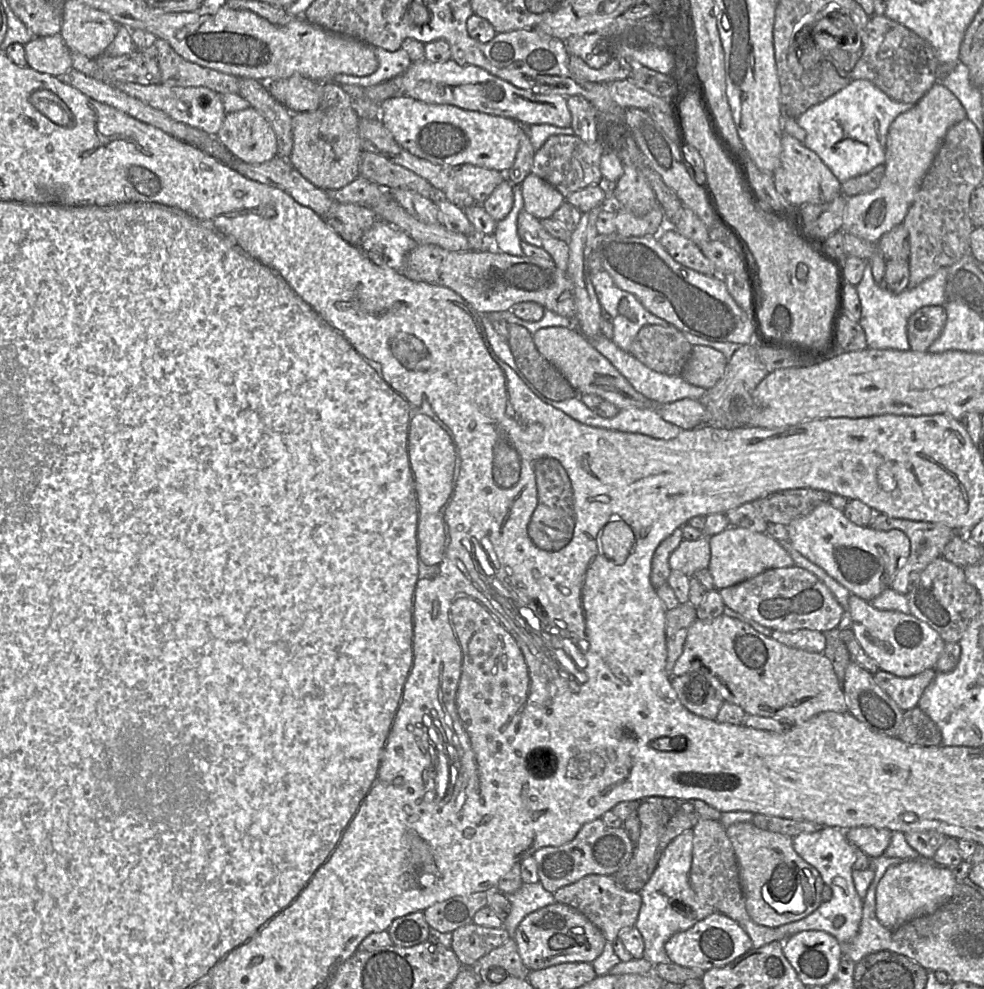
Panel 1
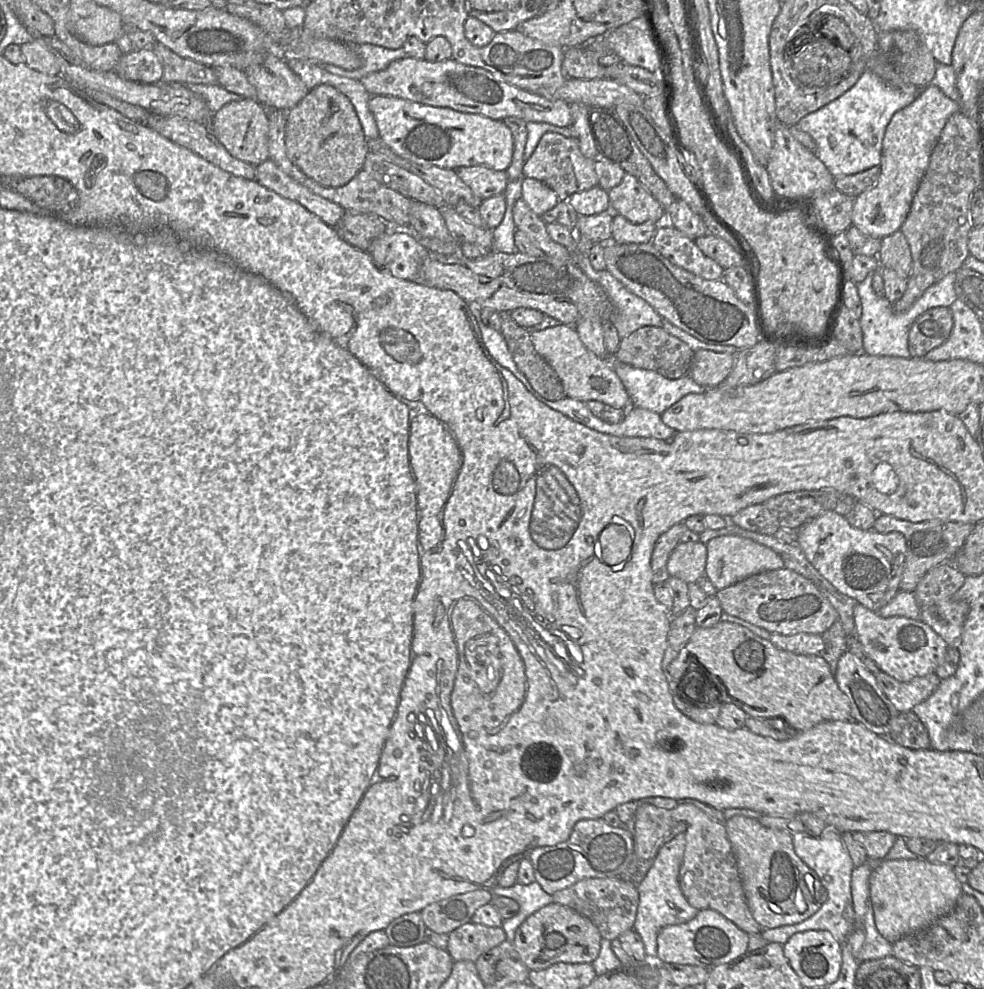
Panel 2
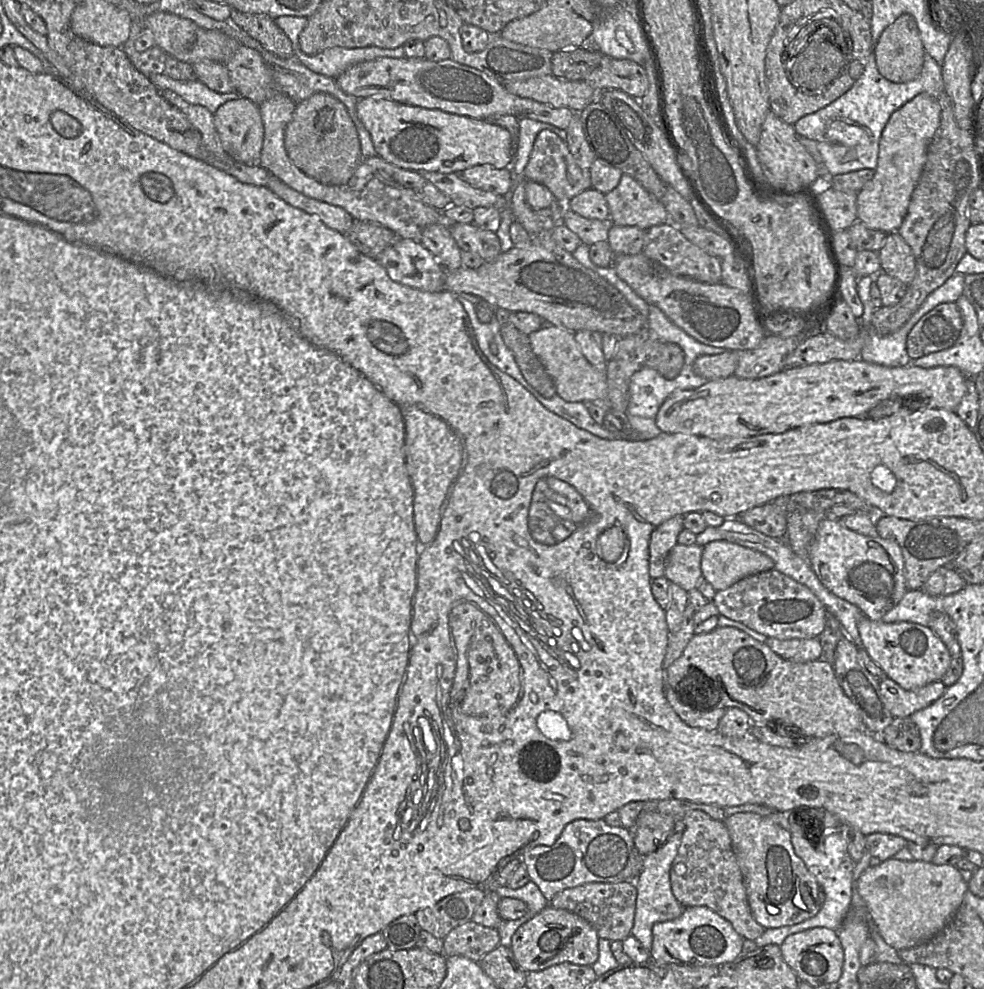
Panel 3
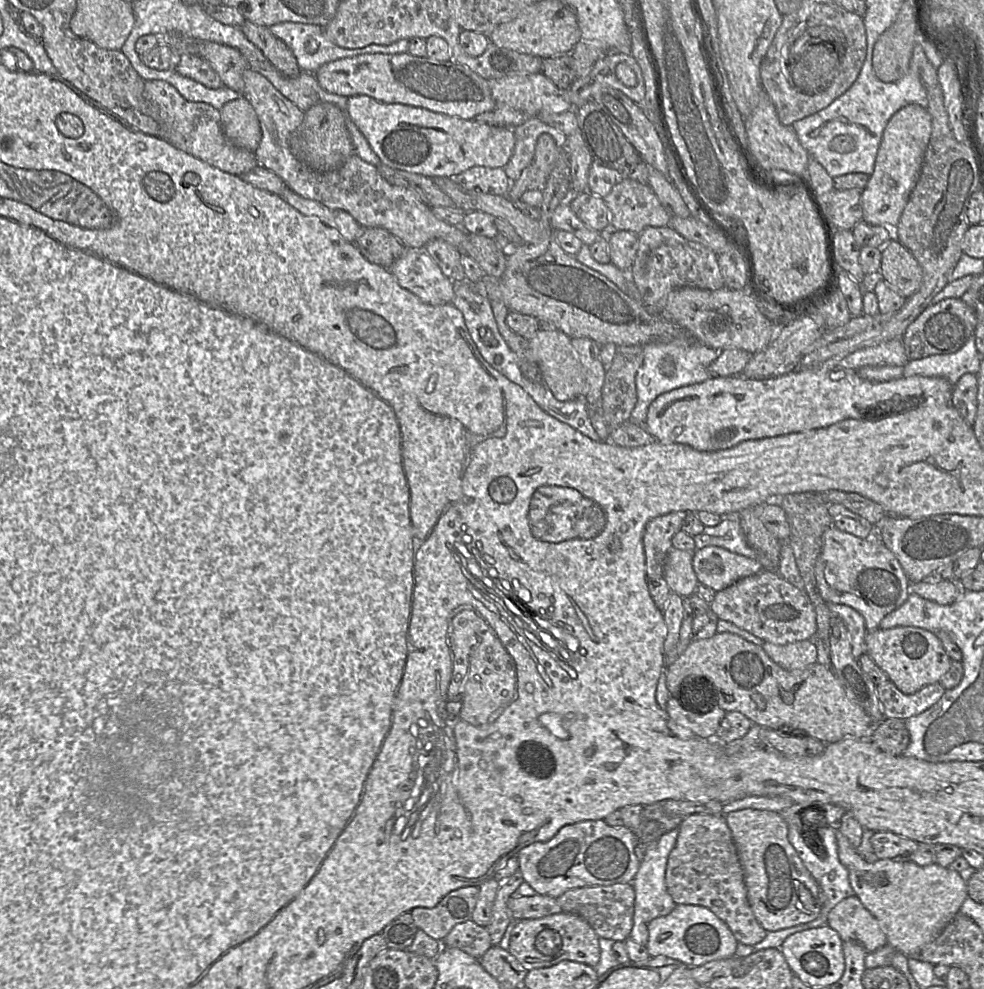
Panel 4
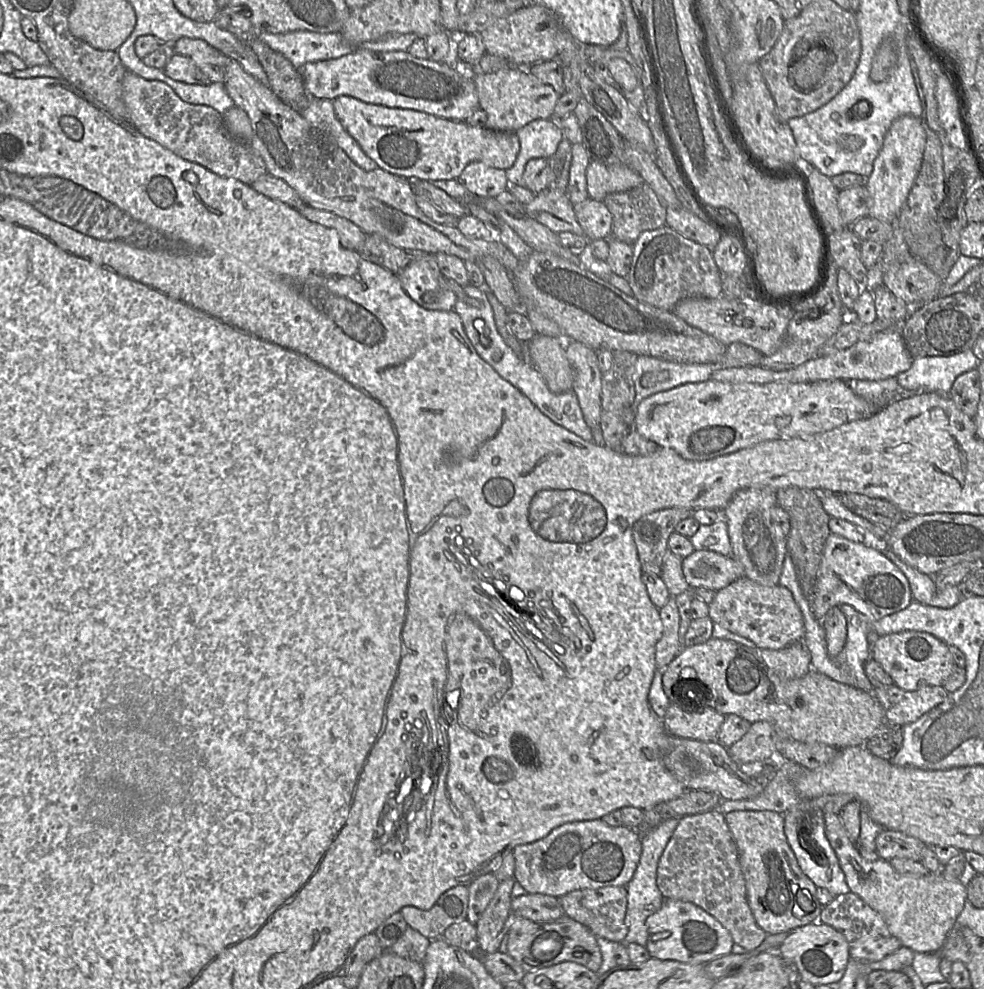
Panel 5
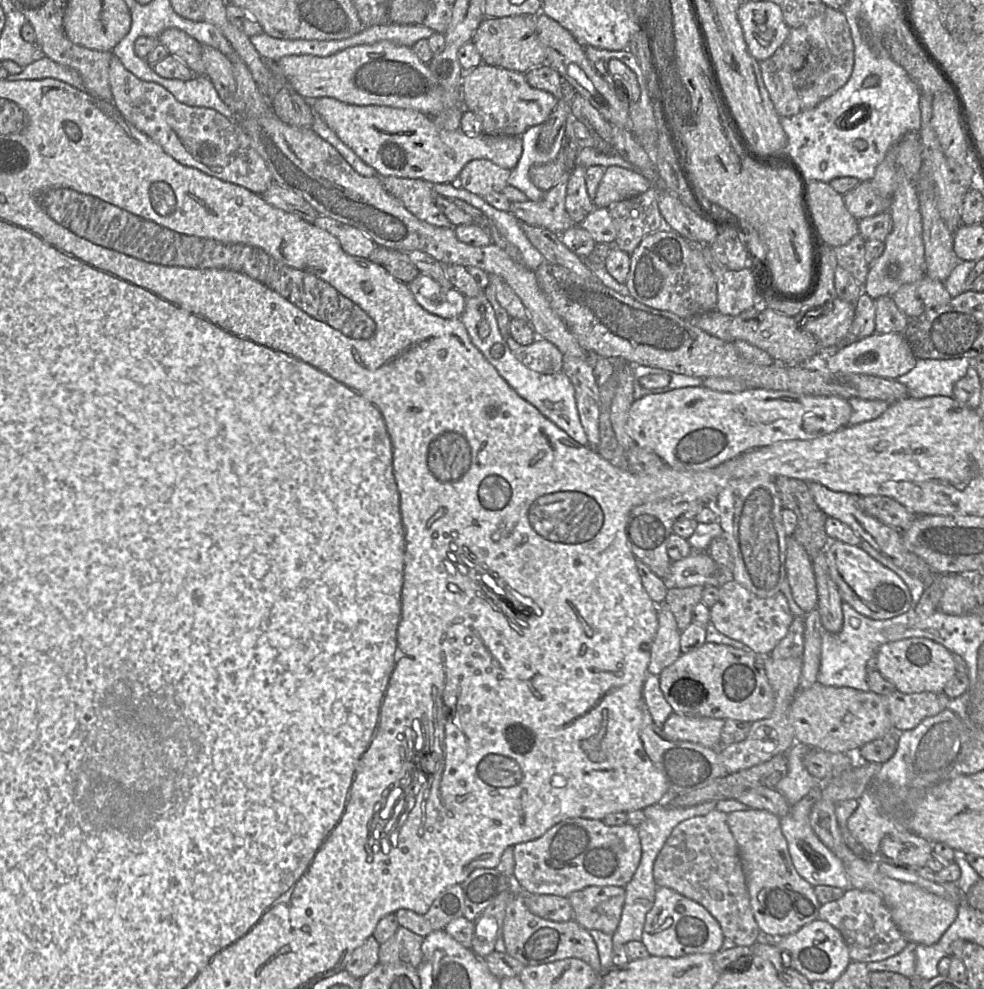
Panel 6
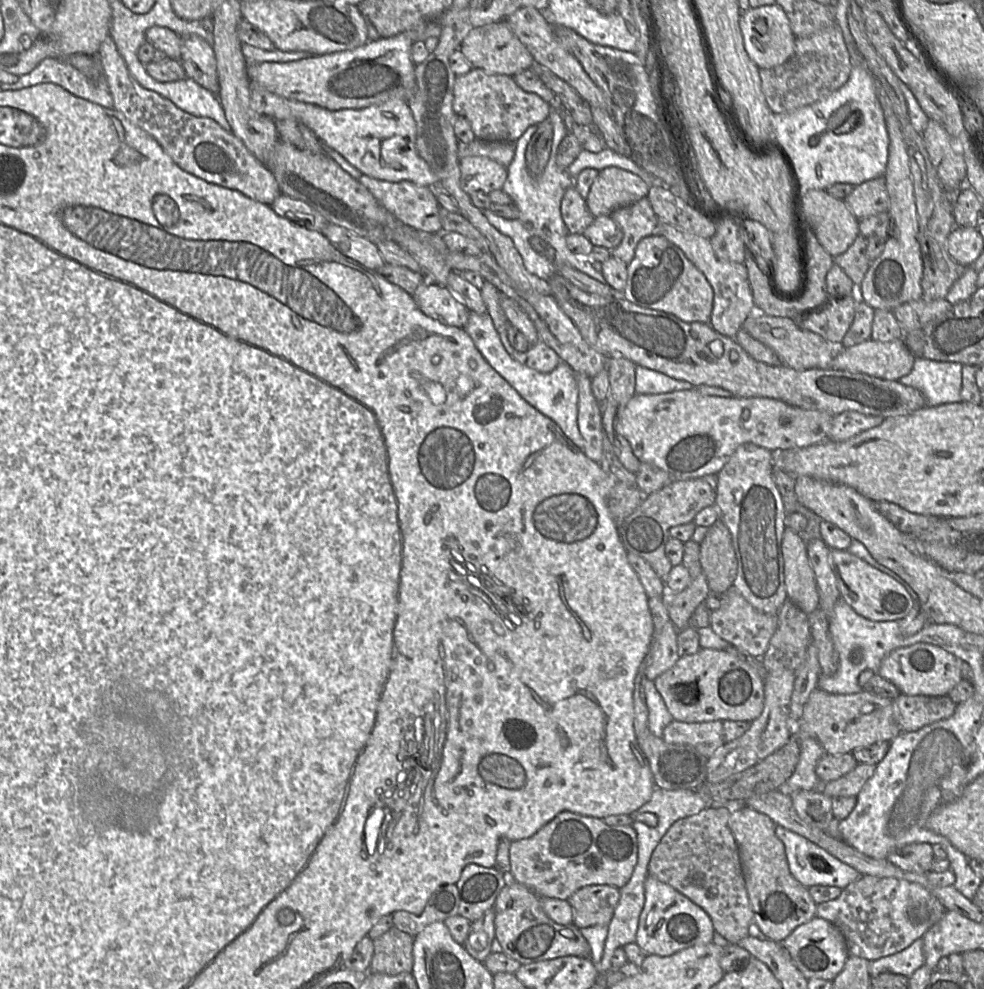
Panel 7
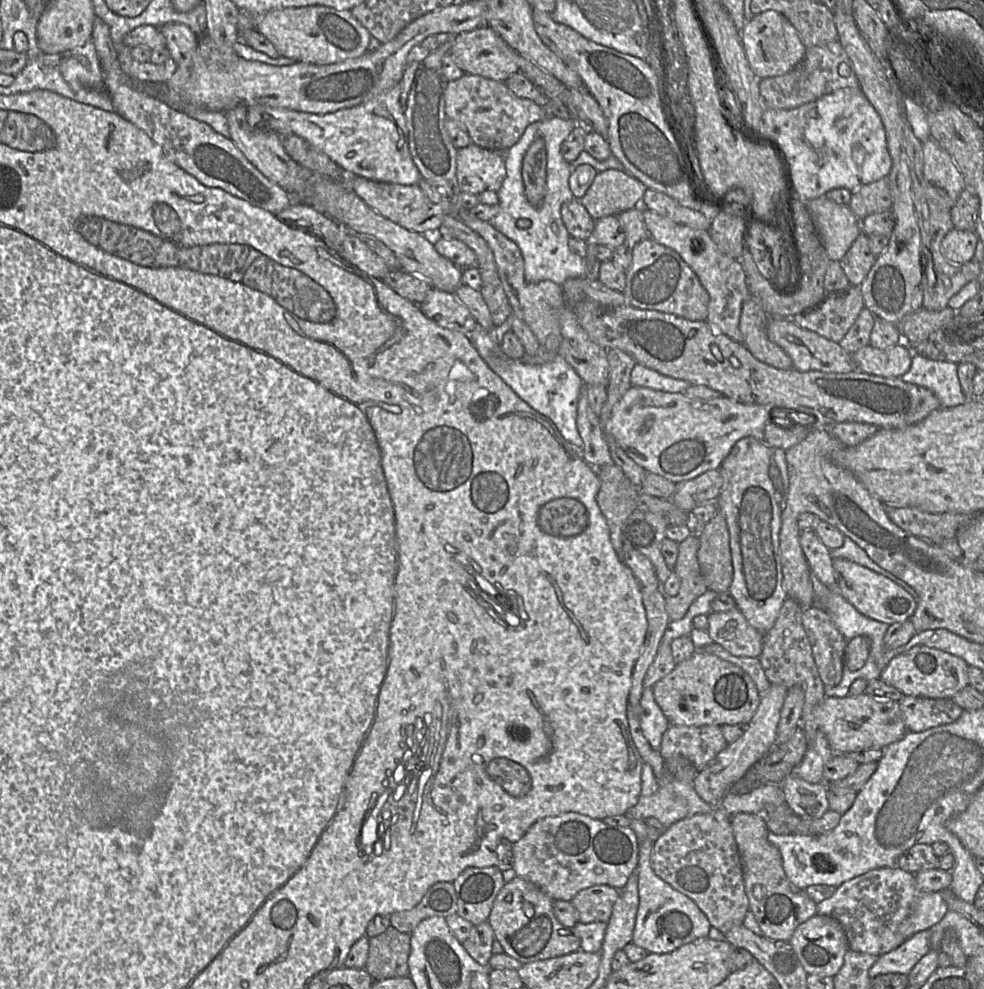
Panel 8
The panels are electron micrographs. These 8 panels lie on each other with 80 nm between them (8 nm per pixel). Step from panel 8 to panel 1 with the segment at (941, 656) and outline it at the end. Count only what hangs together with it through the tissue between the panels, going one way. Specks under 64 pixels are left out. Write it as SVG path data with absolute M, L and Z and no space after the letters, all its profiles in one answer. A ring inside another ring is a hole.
M853 594L848 601L846 623L864 652L877 663L879 670L898 677L911 677L935 668L946 643L937 631L915 616L898 611L878 610Z

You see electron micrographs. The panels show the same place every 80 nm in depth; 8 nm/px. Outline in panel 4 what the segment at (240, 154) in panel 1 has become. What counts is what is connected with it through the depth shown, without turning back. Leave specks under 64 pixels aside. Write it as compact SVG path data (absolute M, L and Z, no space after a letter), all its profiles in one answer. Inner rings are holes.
M244 97L226 103L220 109L221 128L230 143L255 154L262 133L258 116Z

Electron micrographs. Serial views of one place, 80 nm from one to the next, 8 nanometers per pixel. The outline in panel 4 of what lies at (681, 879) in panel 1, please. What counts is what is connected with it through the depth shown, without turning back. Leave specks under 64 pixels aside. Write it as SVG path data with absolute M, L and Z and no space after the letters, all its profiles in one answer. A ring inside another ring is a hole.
M674 828L661 835L645 849L639 869L631 882L635 892L635 901L633 927L629 938L641 946L646 947L648 943L649 922L655 918L668 915L676 906L665 885L665 871L669 854L676 844L678 833L679 828Z

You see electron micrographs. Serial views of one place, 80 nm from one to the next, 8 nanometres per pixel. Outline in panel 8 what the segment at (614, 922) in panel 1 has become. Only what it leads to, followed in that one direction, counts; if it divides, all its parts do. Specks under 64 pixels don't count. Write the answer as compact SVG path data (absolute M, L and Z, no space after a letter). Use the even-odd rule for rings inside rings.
M604 884L581 890L571 900L577 910L577 922L607 924L618 897L619 890Z

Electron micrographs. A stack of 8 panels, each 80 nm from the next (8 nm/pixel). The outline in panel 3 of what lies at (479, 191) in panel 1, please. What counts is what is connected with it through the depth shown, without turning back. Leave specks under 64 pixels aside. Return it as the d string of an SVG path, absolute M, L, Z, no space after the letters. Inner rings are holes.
M490 165L474 166L458 175L473 188L499 196L504 196L513 182L513 173L508 168L496 169Z

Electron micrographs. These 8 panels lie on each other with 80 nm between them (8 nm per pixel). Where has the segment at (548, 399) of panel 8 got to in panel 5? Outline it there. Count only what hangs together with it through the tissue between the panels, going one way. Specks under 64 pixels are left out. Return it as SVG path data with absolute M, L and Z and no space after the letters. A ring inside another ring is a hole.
M471 284L462 288L464 291L464 298L463 300L457 298L453 310L461 318L464 332L468 336L477 354L503 379L507 380L527 396L531 402L554 423L566 428L586 441L593 441L592 430L584 420L575 392L573 390L568 390L563 393L553 393L548 388L541 373L533 366L533 364L518 356L498 333L493 310L486 296L486 289L478 288ZM468 298L478 299L481 303L480 307L475 308L471 306L467 302Z

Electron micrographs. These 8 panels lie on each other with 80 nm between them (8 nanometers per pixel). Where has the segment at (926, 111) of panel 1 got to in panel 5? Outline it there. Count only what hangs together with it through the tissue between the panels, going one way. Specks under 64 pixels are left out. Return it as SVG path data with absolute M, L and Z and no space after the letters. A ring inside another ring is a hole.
M903 115L893 121L874 161L873 171L866 179L865 186L871 197L868 216L888 223L896 221L919 174L925 146L926 132L920 117Z

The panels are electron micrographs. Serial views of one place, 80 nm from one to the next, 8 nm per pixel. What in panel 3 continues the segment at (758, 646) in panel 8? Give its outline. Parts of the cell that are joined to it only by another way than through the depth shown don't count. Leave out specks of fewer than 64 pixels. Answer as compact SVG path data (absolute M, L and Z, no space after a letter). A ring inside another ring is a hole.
M775 569L745 577L727 589L716 591L712 601L720 615L741 622L769 638L780 640L818 638L825 627L826 609L819 599L806 586Z

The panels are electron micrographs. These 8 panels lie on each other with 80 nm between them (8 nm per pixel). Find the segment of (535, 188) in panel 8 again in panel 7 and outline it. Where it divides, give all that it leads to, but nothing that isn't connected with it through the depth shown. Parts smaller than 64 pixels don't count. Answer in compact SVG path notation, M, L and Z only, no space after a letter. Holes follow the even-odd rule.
M546 118L538 124L525 152L525 162L532 178L540 177L548 162L553 141L553 124Z

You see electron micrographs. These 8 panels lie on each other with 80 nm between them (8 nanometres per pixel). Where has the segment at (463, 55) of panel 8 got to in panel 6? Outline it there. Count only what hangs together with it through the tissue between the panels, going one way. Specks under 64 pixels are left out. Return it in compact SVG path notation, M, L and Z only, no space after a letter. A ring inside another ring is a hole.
M536 15L484 18L476 29L472 42L484 63L526 73L545 63L546 52L537 36Z

